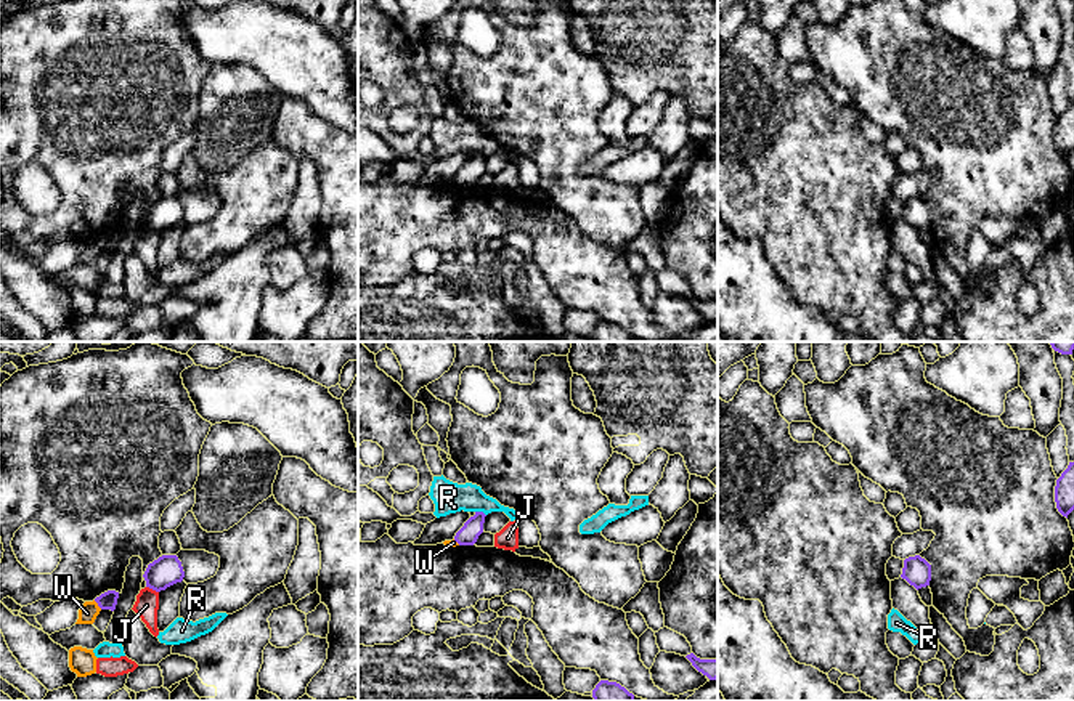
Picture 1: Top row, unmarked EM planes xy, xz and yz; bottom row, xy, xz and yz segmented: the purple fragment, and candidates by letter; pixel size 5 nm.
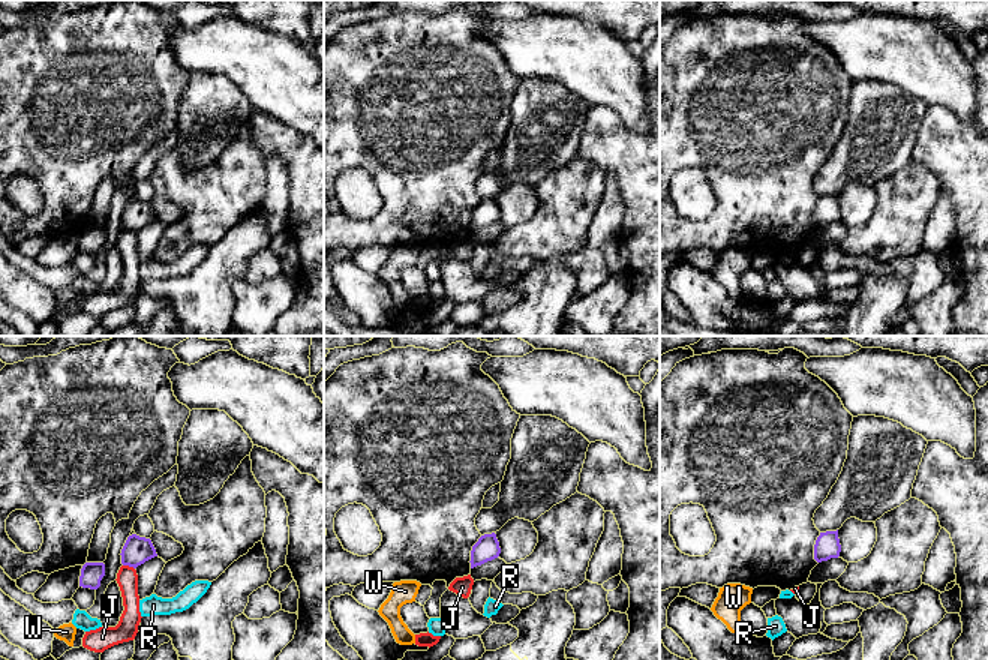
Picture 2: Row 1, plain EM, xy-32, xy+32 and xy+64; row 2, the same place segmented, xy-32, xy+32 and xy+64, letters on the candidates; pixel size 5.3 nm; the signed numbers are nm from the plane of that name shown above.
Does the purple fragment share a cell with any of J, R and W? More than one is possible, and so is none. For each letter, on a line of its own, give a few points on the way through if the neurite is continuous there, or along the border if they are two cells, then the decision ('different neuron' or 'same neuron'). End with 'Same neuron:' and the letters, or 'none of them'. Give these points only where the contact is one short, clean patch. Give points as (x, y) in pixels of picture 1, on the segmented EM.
J: border xy (146, 586), (158, 592); different neuron
R: border xz (475, 510), (485, 515); different neuron
W: border xy (93, 600), (101, 608); different neuron
Same neuron: none of them

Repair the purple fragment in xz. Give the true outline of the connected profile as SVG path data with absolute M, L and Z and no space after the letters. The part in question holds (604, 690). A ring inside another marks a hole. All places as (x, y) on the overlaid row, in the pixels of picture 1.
M600 680L592 690L594 701L634 701L634 695L616 682Z

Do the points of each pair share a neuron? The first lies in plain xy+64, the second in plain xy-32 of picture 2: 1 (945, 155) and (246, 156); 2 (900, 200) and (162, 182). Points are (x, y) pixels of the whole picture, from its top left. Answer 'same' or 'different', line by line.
1: different
2: same

